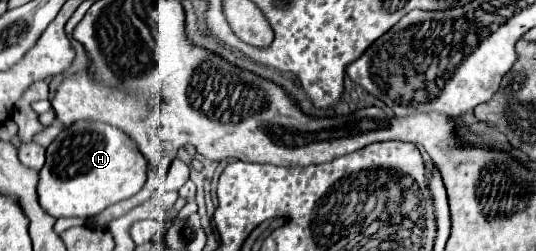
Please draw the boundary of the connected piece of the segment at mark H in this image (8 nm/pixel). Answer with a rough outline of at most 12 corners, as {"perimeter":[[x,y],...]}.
{"perimeter":[[79,120],[47,148],[39,204],[91,218],[135,196],[147,160],[115,126]]}

